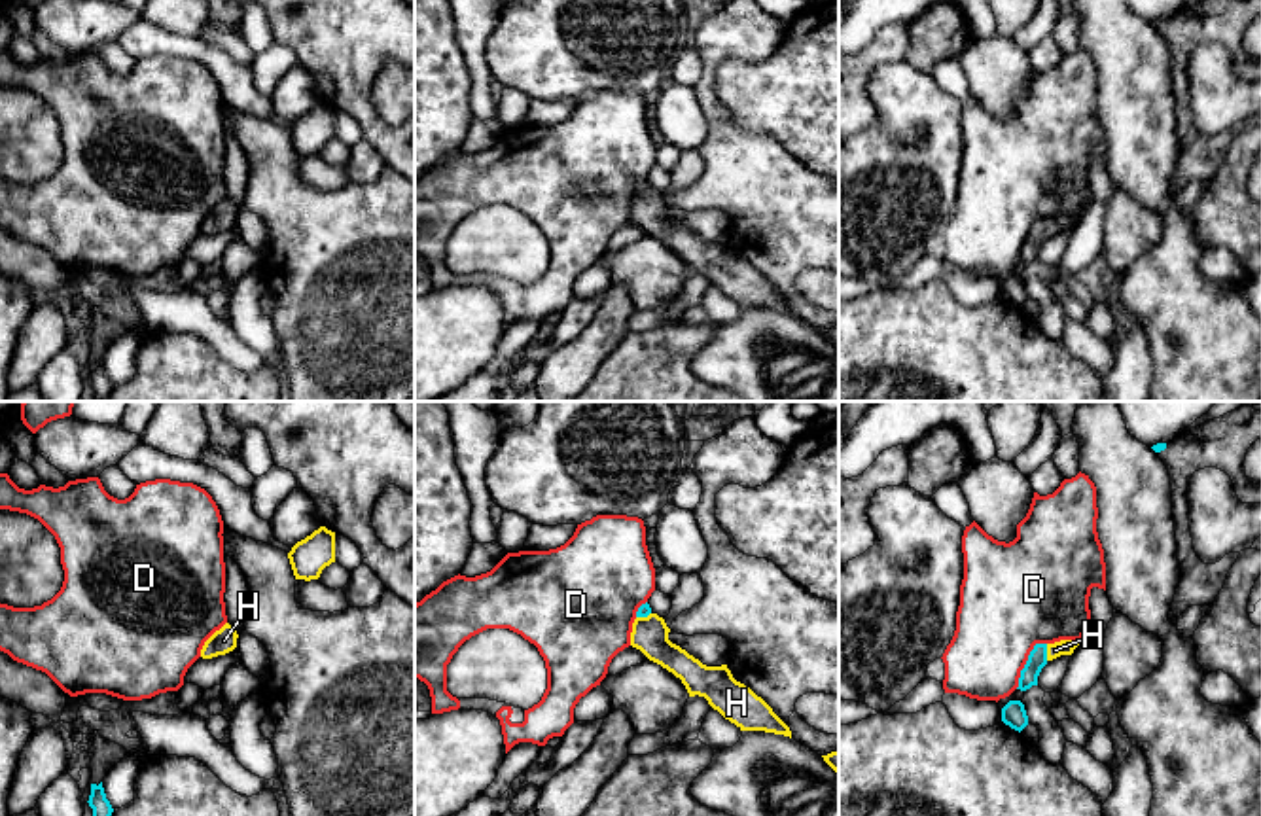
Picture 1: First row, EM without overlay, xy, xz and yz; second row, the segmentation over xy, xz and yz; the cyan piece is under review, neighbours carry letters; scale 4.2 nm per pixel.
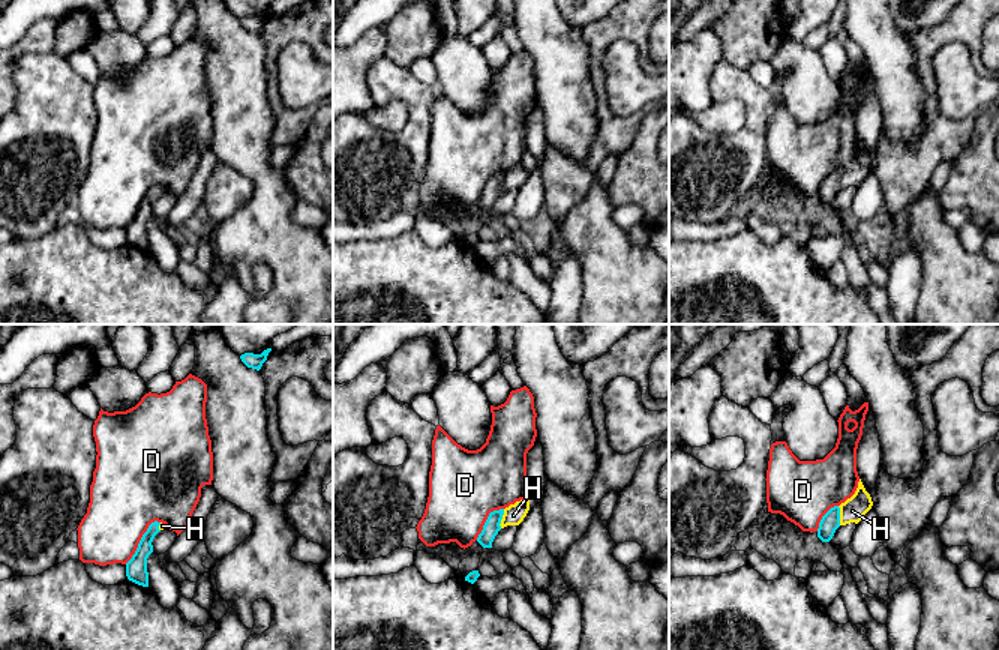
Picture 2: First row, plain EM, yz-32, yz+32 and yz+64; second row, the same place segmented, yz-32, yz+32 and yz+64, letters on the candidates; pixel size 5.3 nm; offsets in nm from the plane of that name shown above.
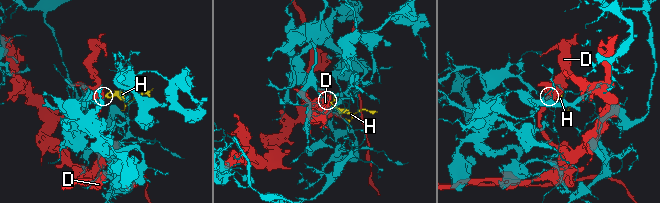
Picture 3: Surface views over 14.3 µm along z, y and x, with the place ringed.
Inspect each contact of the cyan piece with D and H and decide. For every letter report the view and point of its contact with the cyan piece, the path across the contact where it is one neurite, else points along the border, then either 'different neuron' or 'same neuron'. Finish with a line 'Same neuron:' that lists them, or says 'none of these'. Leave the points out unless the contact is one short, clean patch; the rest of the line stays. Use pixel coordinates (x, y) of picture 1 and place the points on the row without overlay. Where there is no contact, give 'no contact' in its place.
D: meets cyan in yz at (1027, 237); different neuron
H: meets cyan in yz at (1046, 228); runs through yz (1038, 231), (1046, 228), (1055, 226); same neuron
Same neuron: H

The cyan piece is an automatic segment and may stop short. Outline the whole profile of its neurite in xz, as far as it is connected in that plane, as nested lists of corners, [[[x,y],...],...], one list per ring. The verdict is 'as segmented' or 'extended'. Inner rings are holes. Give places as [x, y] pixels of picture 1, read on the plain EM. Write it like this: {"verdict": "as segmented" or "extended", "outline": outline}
{"verdict": "extended", "outline": [[[642,180],[632,199],[630,222],[649,237],[682,256],[689,273],[704,273],[708,280],[740,307],[765,307],[791,314],[790,303],[750,263],[737,257],[727,244],[706,242],[668,216],[665,195]]]}

